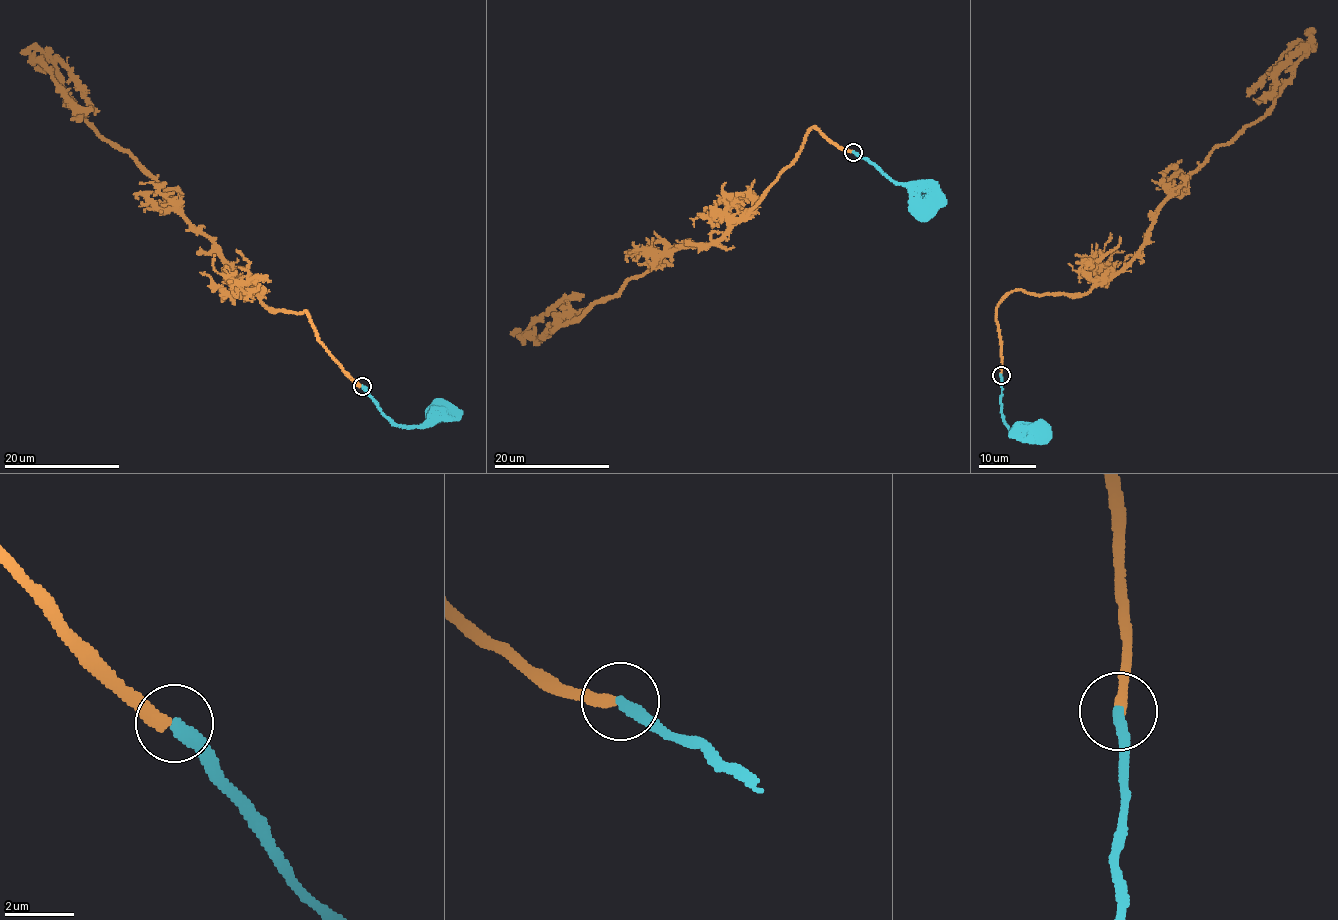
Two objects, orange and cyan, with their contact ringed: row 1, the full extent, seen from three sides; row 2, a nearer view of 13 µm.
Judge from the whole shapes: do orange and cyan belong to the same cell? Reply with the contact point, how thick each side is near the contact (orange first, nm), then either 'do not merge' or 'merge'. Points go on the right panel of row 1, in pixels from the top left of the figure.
(1001, 375) | 340/360 nm | merge

